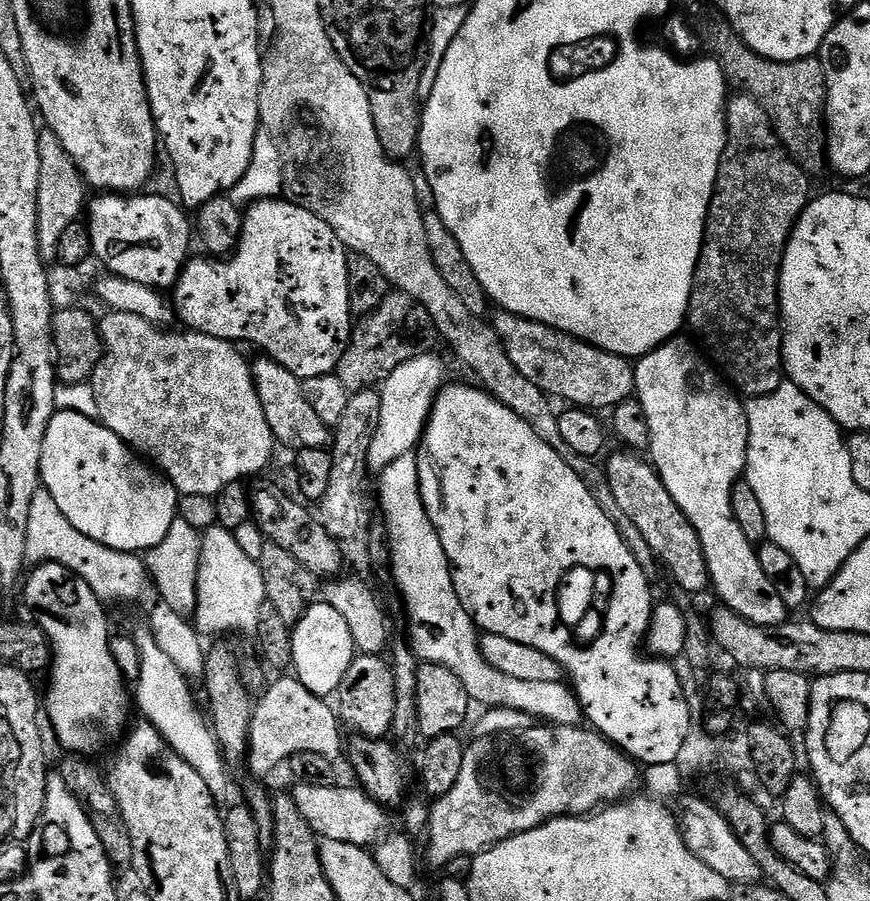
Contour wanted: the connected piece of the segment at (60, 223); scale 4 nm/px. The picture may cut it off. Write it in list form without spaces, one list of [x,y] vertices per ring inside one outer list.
[[[47,130],[41,131],[38,138],[38,158],[40,159],[40,177],[38,178],[38,242],[40,252],[45,258],[55,257],[58,242],[66,226],[77,223],[86,208],[86,185],[80,175],[78,166],[70,154],[66,154],[66,146],[58,138],[58,134]]]

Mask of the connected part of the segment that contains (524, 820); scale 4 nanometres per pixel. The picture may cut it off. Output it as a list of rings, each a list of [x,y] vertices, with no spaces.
[[[574,724],[533,726],[524,728],[521,732],[502,732],[499,736],[482,736],[473,739],[473,741],[473,744],[469,743],[464,749],[462,771],[458,774],[458,782],[454,782],[454,790],[450,790],[445,796],[439,797],[439,799],[431,805],[428,814],[428,831],[426,833],[426,841],[428,840],[428,856],[436,864],[448,864],[451,860],[458,859],[459,856],[475,858],[486,849],[495,846],[495,844],[500,844],[503,840],[509,840],[511,836],[517,836],[526,830],[534,830],[538,826],[548,823],[550,820],[558,820],[564,817],[587,817],[589,814],[595,813],[605,806],[611,806],[617,802],[623,801],[625,797],[633,791],[631,788],[635,786],[636,780],[638,784],[638,772],[636,776],[637,765],[633,763],[625,753],[621,752],[612,741],[605,740],[599,732],[589,730],[584,726],[577,726]]]

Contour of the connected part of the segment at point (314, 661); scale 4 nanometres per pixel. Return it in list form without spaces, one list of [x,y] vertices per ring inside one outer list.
[[[317,602],[292,628],[292,668],[297,680],[316,696],[325,698],[339,693],[342,678],[350,670],[350,662],[357,656],[356,643],[346,626],[346,618],[334,606]]]

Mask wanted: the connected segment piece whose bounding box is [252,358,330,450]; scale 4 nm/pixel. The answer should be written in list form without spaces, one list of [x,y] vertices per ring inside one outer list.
[[[271,358],[255,361],[252,364],[252,377],[256,379],[256,389],[262,402],[262,410],[266,410],[266,422],[270,422],[272,437],[277,445],[284,444],[291,450],[302,448],[328,448],[330,444],[330,426],[318,418],[314,406],[304,393],[304,386],[300,379],[290,370],[283,368],[278,361]]]

